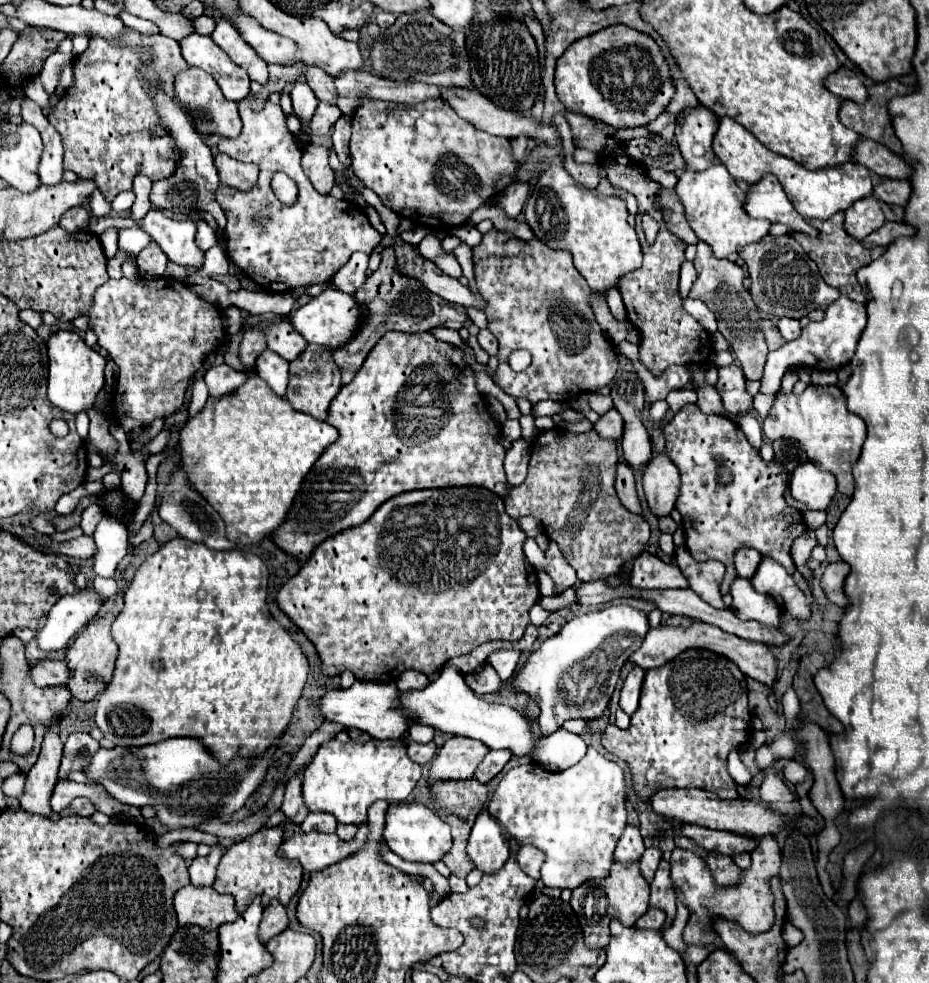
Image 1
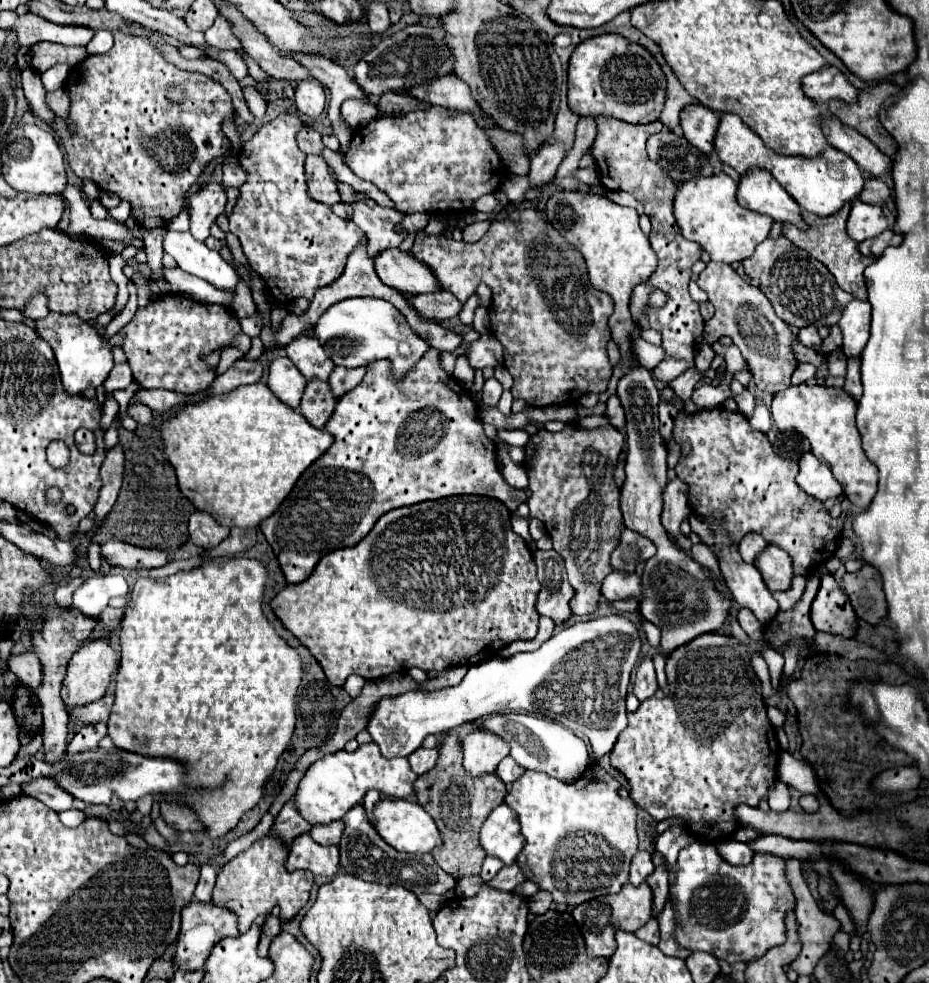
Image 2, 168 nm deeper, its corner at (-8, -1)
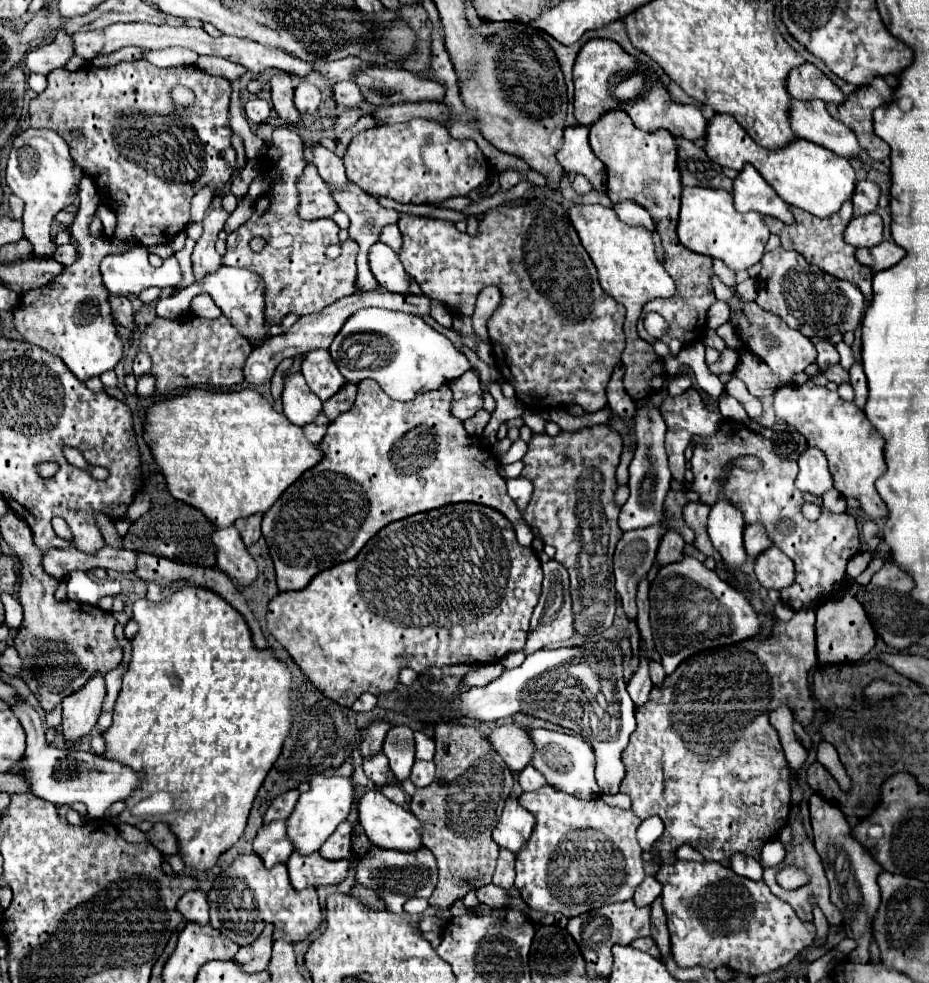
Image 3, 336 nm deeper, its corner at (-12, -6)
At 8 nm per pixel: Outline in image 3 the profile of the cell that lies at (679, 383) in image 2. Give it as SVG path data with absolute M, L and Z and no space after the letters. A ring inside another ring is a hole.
M725 348L722 351L722 354L720 354L720 360L718 360L716 364L712 364L712 366L710 366L710 370L712 370L714 374L734 372L736 364L738 364L738 352L736 352L736 350L732 350L732 348Z

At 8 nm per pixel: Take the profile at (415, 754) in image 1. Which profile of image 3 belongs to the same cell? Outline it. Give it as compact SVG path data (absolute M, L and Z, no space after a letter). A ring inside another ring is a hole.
M416 760L414 768L412 768L412 776L410 780L418 786L430 786L434 782L434 762L424 762L424 760Z

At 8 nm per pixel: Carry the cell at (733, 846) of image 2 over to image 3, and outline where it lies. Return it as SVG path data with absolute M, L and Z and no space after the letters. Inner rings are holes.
M738 854L738 856L732 860L732 870L734 870L738 876L750 878L750 880L762 880L762 866L760 866L760 862L752 862L752 860L744 858L742 854Z

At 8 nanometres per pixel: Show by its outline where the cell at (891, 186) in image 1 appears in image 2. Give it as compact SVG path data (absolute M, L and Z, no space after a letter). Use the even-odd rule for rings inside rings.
M868 179L866 185L864 185L864 191L860 193L858 199L864 199L864 201L868 201L872 205L884 205L888 197L890 197L890 189L888 189L888 185L884 181Z

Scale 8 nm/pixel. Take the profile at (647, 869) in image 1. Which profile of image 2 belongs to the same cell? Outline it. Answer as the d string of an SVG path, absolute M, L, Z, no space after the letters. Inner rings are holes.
M658 865L656 869L654 869L654 873L652 875L648 875L648 879L646 879L646 883L652 887L652 891L654 891L654 905L652 905L652 909L654 909L654 915L658 915L660 913L660 909L664 907L664 903L666 903L666 899L668 899L668 869L664 867L664 865Z

